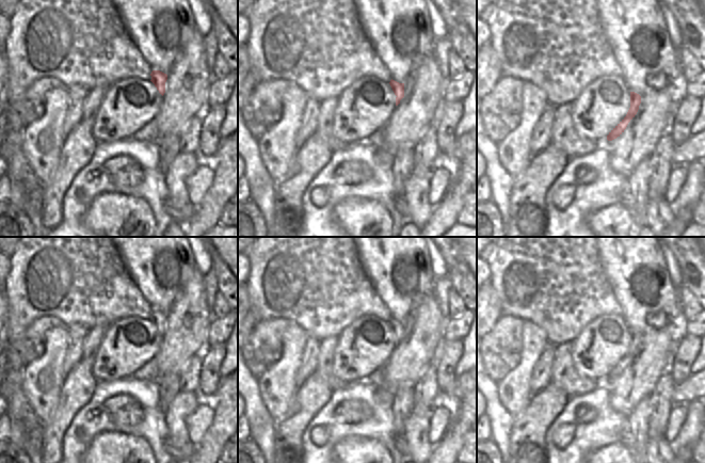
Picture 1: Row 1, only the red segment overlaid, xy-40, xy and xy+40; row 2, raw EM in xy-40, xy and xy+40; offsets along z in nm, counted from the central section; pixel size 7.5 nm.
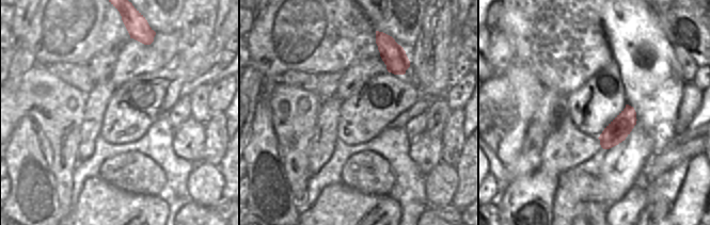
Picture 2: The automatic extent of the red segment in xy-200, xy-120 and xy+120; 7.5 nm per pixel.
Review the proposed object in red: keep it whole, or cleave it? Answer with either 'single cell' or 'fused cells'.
single cell

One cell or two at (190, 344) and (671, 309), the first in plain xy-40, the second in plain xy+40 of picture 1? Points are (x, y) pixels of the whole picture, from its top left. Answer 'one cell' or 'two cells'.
two cells

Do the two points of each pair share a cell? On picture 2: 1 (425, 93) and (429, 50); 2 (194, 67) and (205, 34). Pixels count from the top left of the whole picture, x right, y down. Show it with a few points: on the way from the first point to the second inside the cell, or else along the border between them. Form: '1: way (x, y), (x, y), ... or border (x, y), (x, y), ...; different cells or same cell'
1: way (429, 82), (429, 61); same cell
2: border (212, 34), (209, 44), (188, 65), (175, 64); different cells

